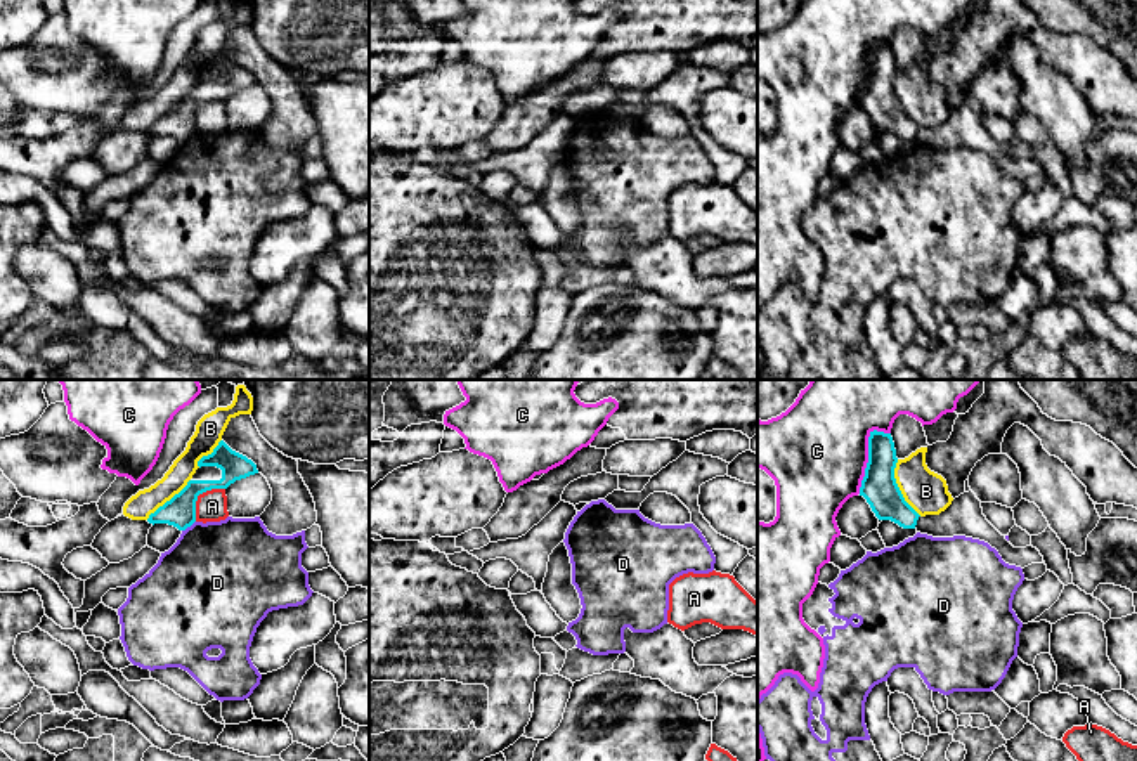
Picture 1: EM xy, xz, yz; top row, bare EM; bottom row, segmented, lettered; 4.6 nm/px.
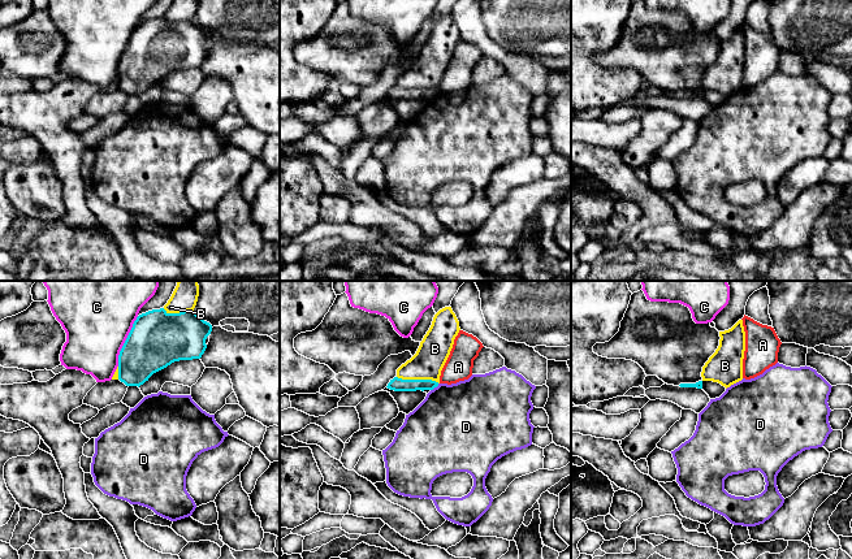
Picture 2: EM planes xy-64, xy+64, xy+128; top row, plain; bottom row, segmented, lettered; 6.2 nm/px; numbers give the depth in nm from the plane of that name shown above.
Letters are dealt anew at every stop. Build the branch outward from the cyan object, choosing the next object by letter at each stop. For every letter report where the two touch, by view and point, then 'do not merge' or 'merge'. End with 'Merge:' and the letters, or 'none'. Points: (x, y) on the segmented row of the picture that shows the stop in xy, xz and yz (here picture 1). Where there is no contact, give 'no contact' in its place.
A: contact xy (198, 494); do not merge
B: contact yz (898, 487); do not merge
C: contact yz (869, 455); do not merge
D: contact xy (188, 526); do not merge
Merge: none

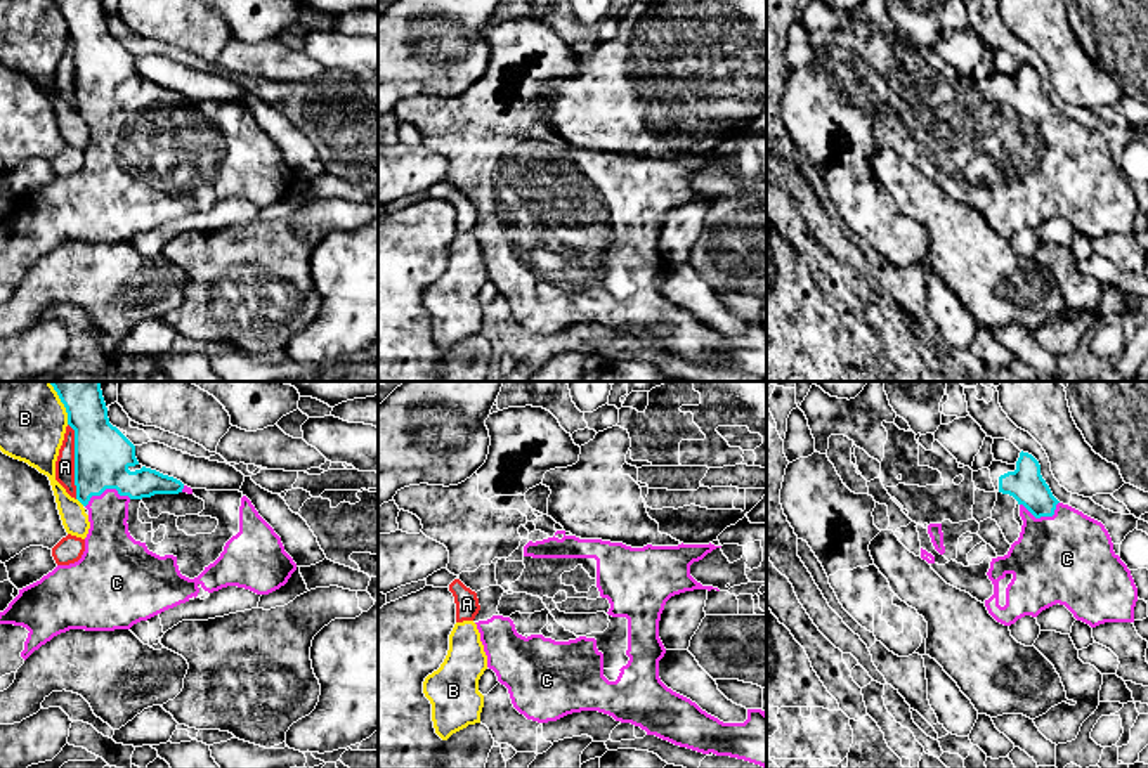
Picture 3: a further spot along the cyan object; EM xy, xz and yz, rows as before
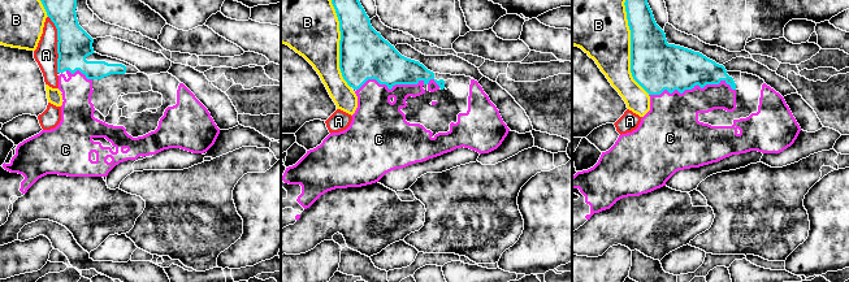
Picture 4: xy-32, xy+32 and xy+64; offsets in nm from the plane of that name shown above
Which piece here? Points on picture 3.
A: contact xy (75, 462); do not merge
B: contact xy (61, 401); do not merge
C: contact xy (106, 488); merge
Merge: C

